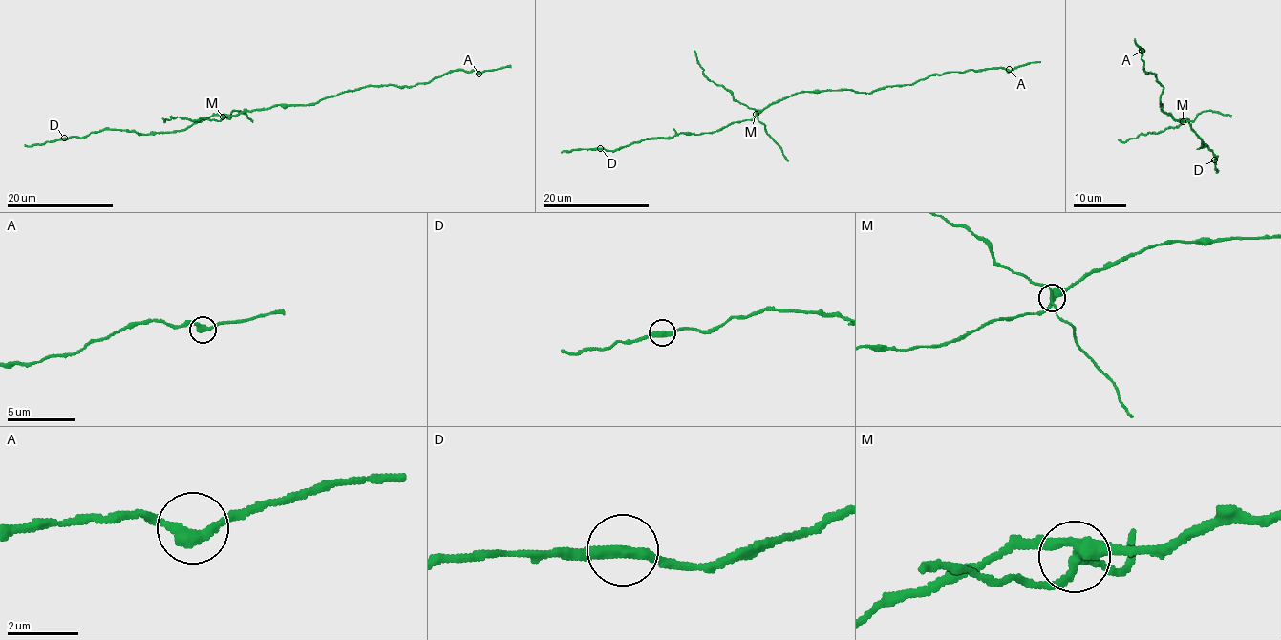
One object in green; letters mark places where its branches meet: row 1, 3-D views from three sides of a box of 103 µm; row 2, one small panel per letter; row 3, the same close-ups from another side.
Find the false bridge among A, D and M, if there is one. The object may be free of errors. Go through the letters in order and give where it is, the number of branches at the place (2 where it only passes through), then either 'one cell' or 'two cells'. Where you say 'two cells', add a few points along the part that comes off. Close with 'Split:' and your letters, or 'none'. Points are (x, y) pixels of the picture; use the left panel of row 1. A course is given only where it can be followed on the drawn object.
A: place (479, 74); branches 2; one cell
D: place (64, 138); branches 2; one cell
M: place (223, 117); branches 4; two cells; course (223, 117), (219, 120), (201, 117), (196, 120), (171, 117), (163, 121), (162, 117)
Split: M

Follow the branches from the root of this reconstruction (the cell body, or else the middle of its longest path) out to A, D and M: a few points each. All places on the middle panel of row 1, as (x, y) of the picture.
A: (798, 93), (828, 90), (871, 93), (886, 87), (913, 84), (931, 75), (948, 72), (1009, 69)
D: (798, 93), (772, 101), (750, 120), (730, 123), (715, 131), (647, 138), (616, 150), (600, 148)
M: (798, 93), (772, 101), (757, 113)

